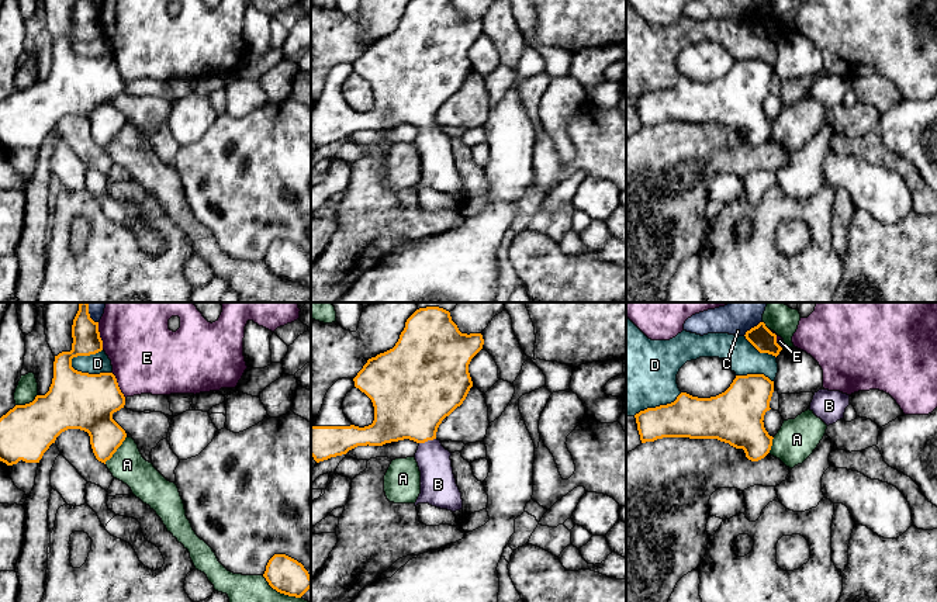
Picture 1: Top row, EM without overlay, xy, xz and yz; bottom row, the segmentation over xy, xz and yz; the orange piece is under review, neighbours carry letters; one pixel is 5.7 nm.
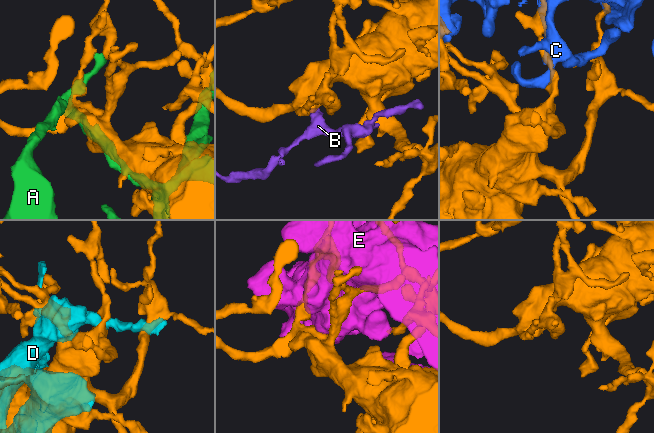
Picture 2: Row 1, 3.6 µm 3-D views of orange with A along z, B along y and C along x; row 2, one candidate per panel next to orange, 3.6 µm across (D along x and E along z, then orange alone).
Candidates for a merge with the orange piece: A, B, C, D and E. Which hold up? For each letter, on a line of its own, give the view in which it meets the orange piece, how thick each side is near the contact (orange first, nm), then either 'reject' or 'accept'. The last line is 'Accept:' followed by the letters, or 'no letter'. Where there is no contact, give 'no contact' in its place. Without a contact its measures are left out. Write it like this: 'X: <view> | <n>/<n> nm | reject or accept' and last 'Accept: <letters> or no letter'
A: xy | 200/160 nm | reject
B: xz | 420/200 nm | accept
C: yz | 140/220 nm | reject
D: xy | 320/120 nm | reject
E: xy | 160/400 nm | reject
Accept: B

